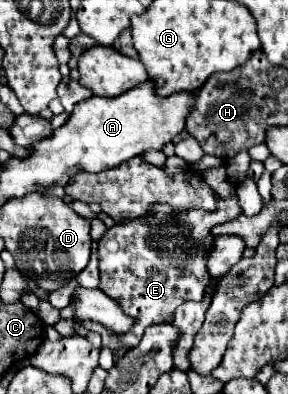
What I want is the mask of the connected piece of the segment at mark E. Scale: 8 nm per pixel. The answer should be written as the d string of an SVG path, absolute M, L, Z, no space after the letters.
M235 196L217 198L217 210L207 212L175 210L169 206L153 206L147 218L119 222L109 228L99 240L99 288L115 298L123 310L135 318L133 328L127 334L119 334L125 348L139 344L147 326L171 322L171 314L187 300L201 300L211 280L205 268L205 254L213 244L209 230L215 224L229 222L241 214Z

